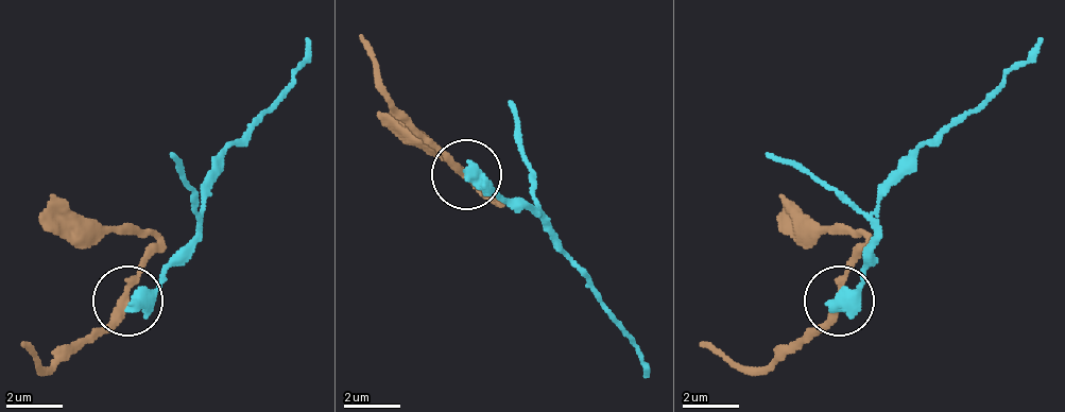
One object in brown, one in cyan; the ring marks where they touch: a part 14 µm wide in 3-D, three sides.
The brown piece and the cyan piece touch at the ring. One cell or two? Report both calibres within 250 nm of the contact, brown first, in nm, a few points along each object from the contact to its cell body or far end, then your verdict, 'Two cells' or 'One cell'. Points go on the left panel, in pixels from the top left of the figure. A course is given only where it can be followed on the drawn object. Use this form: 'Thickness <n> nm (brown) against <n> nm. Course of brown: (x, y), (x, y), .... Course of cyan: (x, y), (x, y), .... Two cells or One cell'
Thickness 240 nm (brown) against 550 nm. Course of brown: (126, 302), (140, 239), (56, 232), (41, 218). Course of cyan: (133, 302), (196, 232), (203, 190), (294, 78), (308, 36). Two cells

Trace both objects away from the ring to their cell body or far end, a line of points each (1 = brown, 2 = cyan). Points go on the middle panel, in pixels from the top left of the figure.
1: (464, 172), (478, 186), (380, 109)
2: (471, 172), (542, 215), (632, 340), (647, 375)

